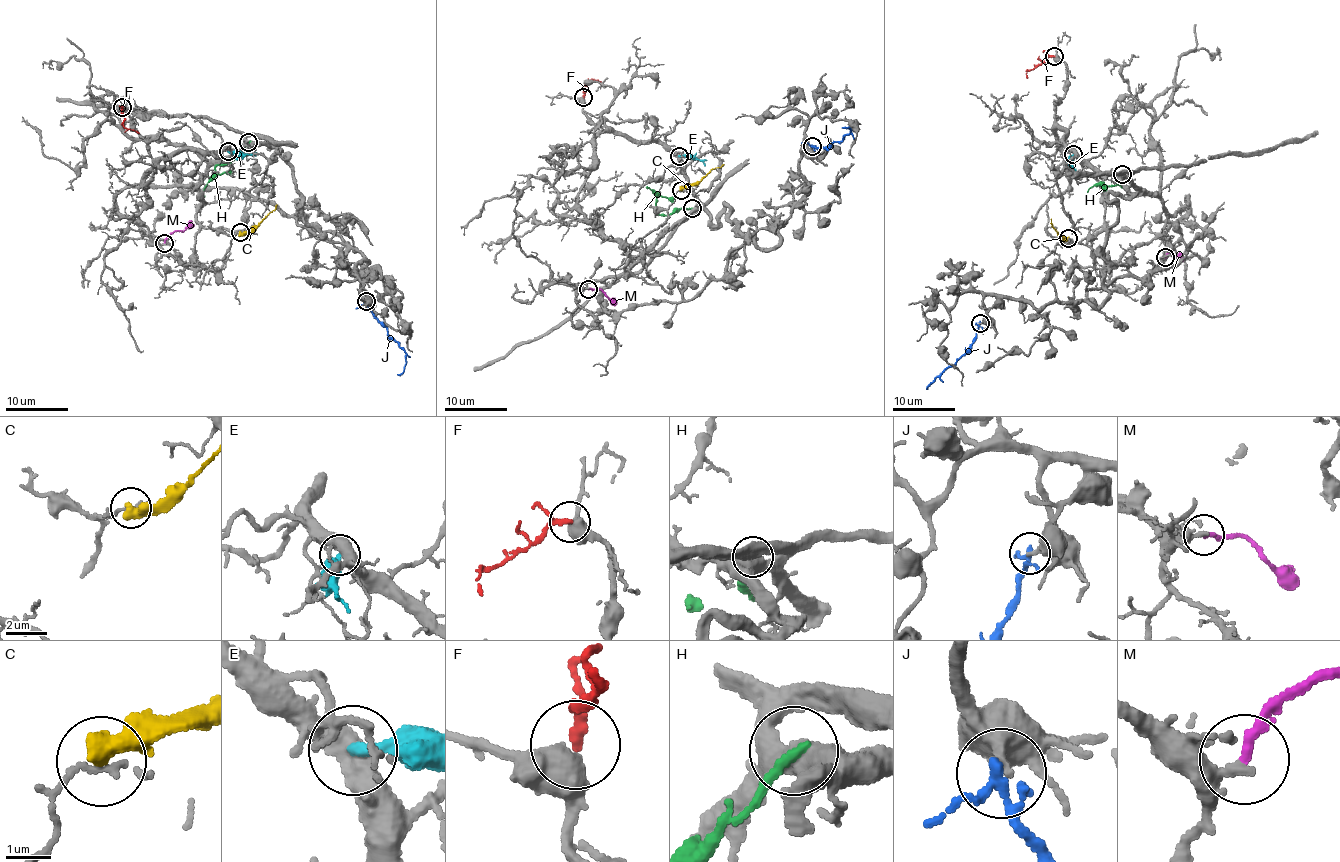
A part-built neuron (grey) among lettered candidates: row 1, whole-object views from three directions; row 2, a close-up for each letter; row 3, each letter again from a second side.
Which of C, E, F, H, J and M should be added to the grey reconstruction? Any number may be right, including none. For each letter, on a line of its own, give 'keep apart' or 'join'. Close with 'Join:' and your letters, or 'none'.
C: keep apart
E: keep apart
F: join
H: keep apart
J: keep apart
M: join
Join: F, M

